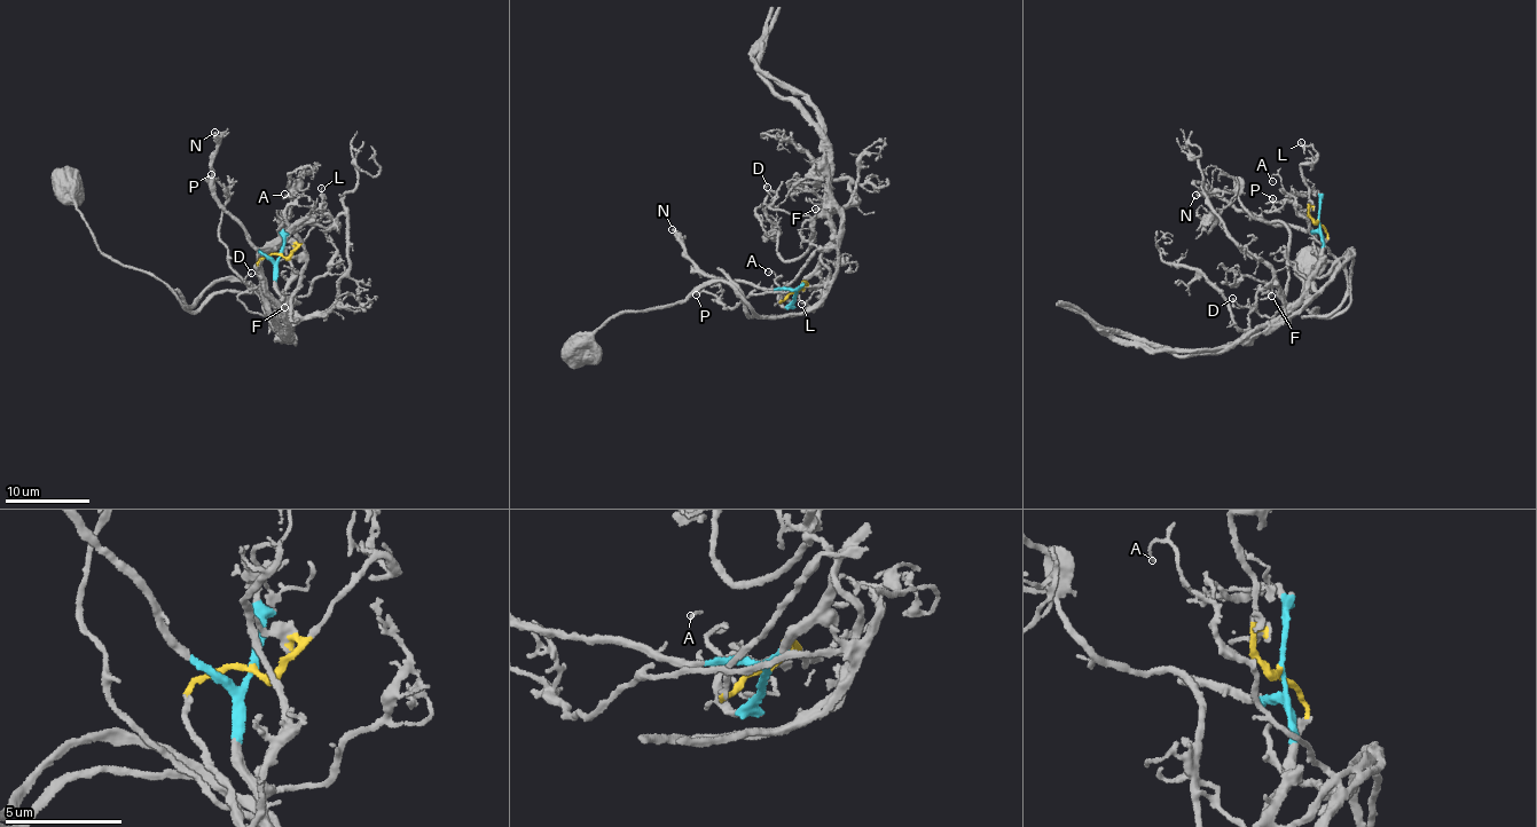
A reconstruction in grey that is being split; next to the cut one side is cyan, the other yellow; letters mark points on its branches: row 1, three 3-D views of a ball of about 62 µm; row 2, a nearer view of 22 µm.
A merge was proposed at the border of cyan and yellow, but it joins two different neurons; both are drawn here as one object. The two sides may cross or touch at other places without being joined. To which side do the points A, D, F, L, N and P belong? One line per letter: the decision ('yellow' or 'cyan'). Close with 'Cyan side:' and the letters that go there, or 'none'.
A: cyan
D: cyan
F: yellow
L: yellow
N: cyan
P: yellow
Cyan side: A, D, N

